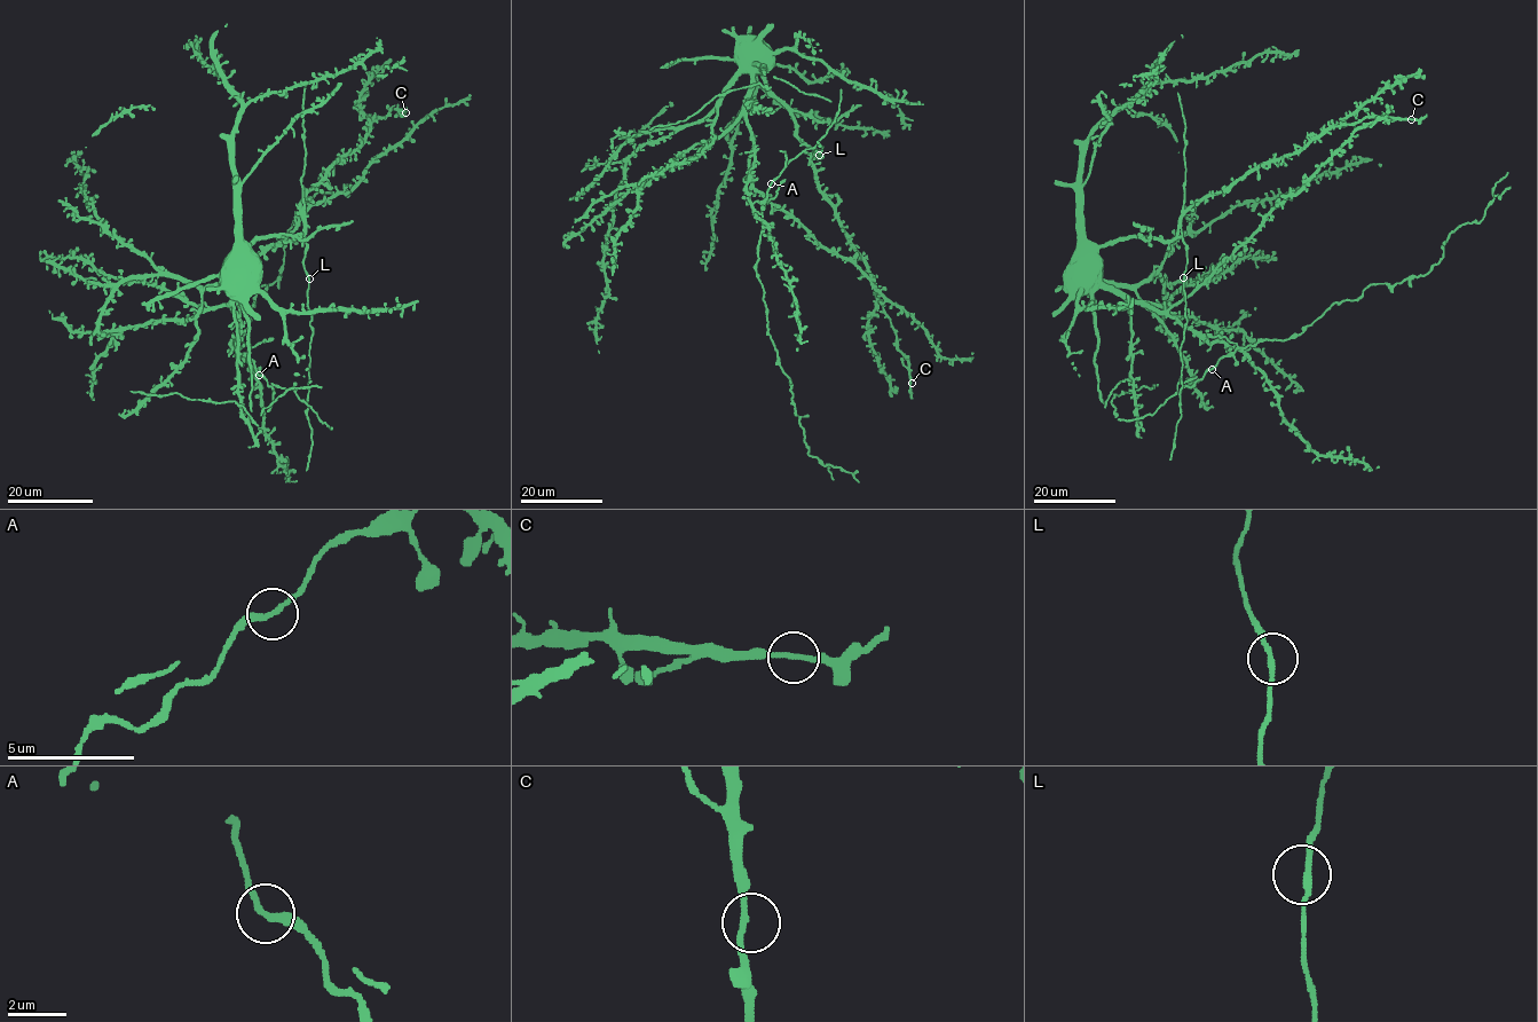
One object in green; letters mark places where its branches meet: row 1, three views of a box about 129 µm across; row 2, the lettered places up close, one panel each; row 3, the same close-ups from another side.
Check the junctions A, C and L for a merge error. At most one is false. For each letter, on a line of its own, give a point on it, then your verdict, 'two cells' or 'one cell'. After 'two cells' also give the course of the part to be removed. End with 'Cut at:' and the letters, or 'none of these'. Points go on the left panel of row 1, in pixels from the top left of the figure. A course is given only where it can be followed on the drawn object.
A: at (259, 375); two cells; foreign part runs (259, 375), (242, 338), (257, 290), (281, 276), (288, 233), (314, 196), (338, 194), (351, 183)
C: at (405, 112); one cell
L: at (309, 278); one cell
Cut at: A

